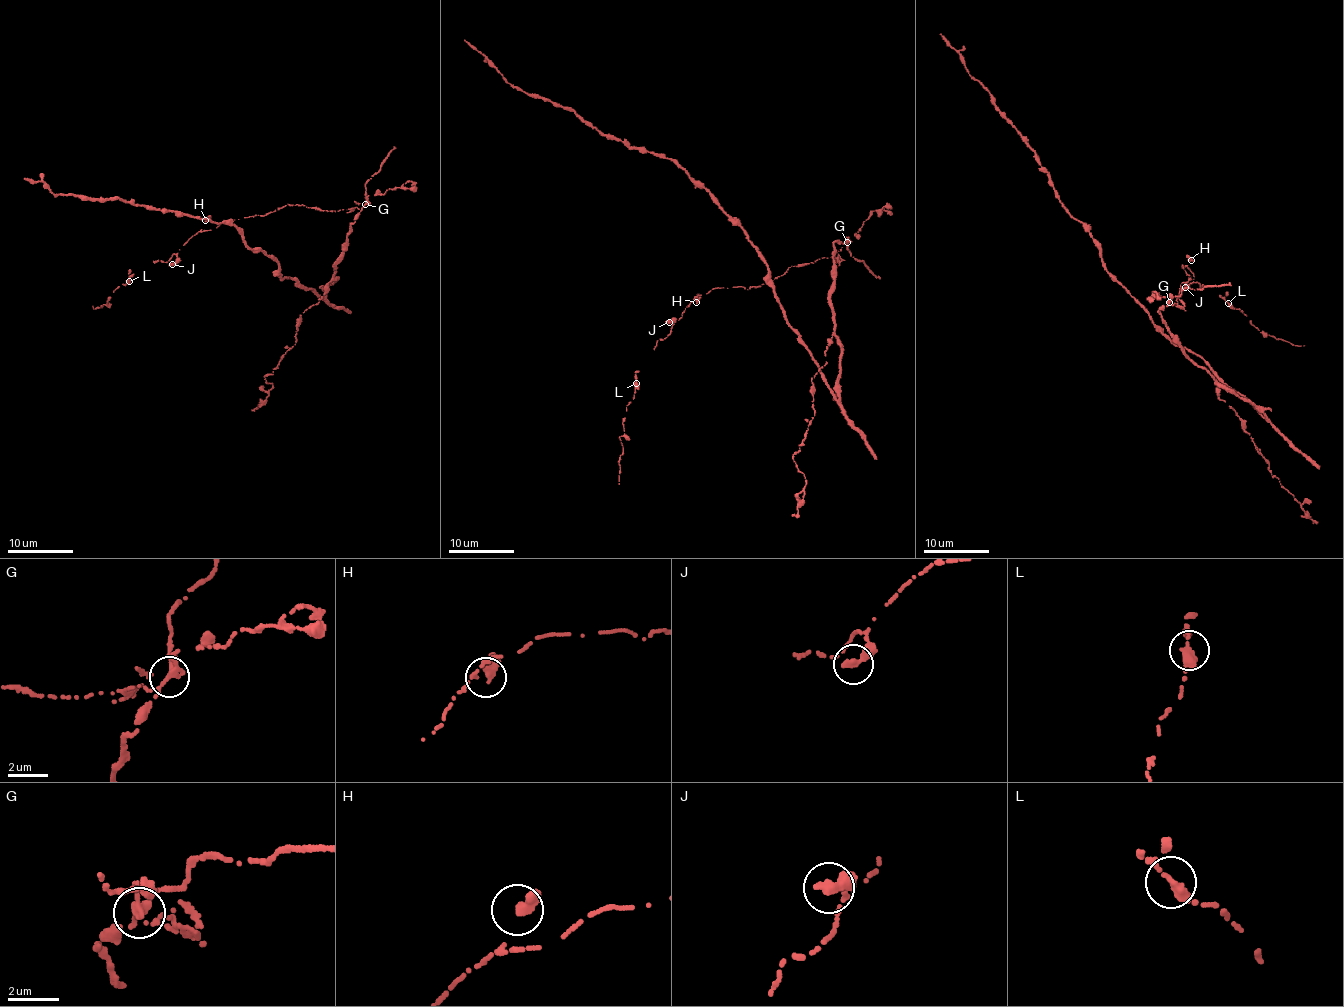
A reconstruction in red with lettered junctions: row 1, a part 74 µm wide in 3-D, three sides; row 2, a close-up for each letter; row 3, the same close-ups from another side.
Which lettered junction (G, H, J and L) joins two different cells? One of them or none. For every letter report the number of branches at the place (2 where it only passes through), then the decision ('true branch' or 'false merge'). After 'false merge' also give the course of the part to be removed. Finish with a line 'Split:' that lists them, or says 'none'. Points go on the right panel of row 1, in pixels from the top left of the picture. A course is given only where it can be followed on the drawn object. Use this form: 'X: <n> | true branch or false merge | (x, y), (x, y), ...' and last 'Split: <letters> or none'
G: 2 | false merge | (1169, 303), (1158, 311), (1187, 357), (1266, 420), (1175, 345), (1106, 270), (1036, 153), (940, 33)
H: 1 | true branch
J: 1 | true branch
L: 2 | true branch
Split: G

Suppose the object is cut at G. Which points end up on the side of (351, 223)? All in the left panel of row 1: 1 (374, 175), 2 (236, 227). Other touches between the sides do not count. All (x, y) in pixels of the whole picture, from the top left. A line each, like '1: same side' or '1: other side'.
1: same side
2: same side

